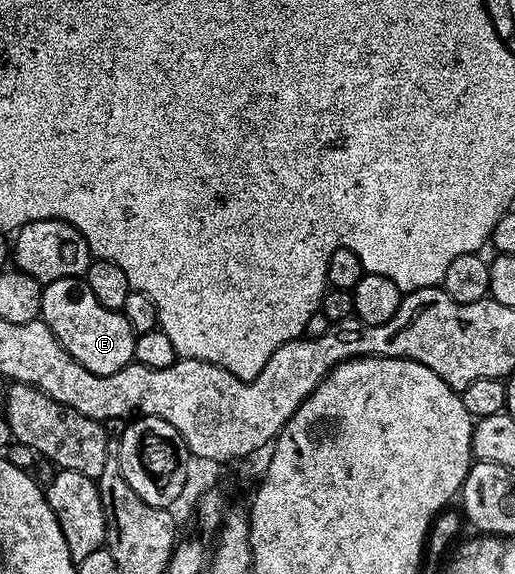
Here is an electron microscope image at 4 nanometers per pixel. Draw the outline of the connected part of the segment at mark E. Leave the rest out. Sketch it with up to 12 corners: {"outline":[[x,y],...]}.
{"outline":[[83,278],[43,284],[40,319],[95,375],[134,360],[123,311]]}

